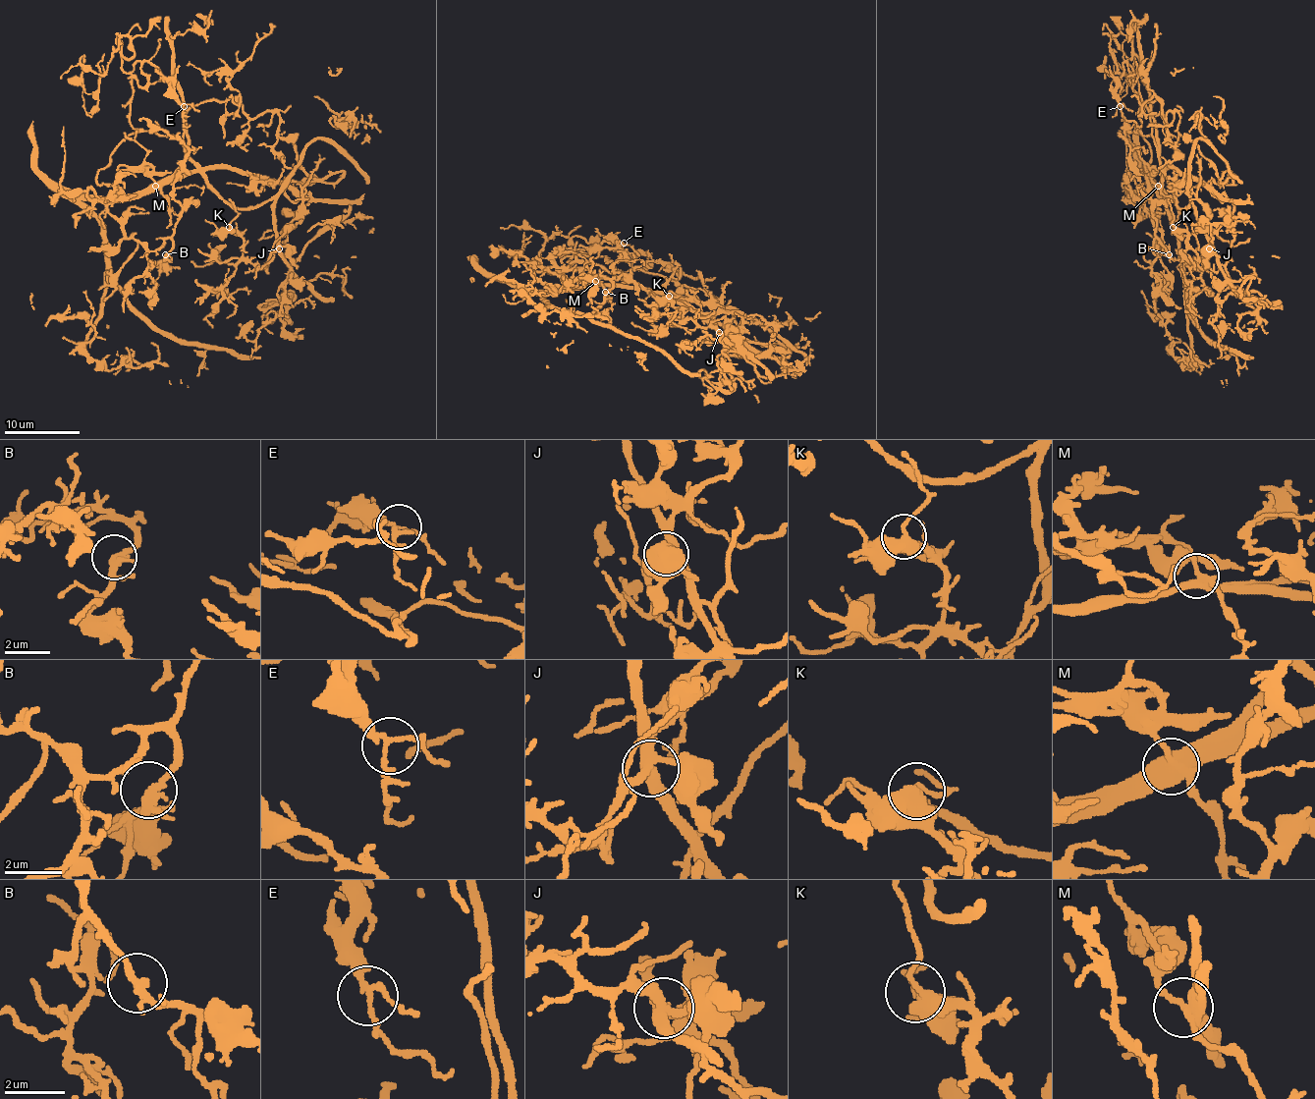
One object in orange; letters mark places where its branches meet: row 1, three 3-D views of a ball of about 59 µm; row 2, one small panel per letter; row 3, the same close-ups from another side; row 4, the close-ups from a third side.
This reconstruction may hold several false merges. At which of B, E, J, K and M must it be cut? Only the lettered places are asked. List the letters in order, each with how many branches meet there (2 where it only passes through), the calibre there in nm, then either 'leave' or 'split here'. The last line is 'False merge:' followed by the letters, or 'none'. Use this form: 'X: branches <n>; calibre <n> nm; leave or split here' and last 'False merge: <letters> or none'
B: branches 3; calibre 240 nm; leave
E: branches 3; calibre 150 nm; leave
J: branches 4; calibre 360 nm; leave
K: branches 2; calibre 420 nm; leave
M: branches 4; calibre 420 nm; leave
False merge: none

